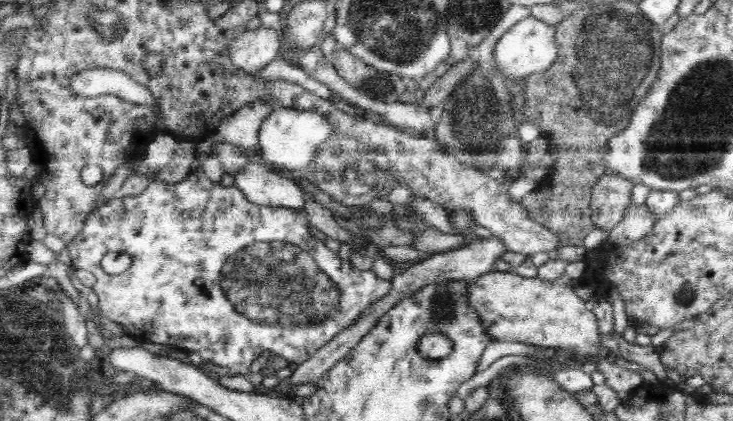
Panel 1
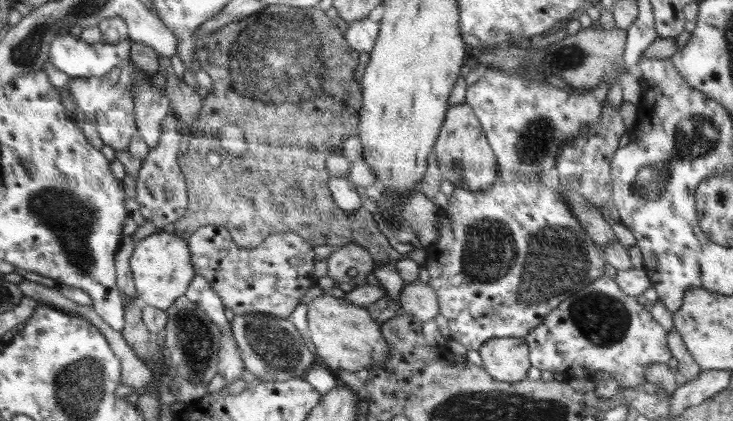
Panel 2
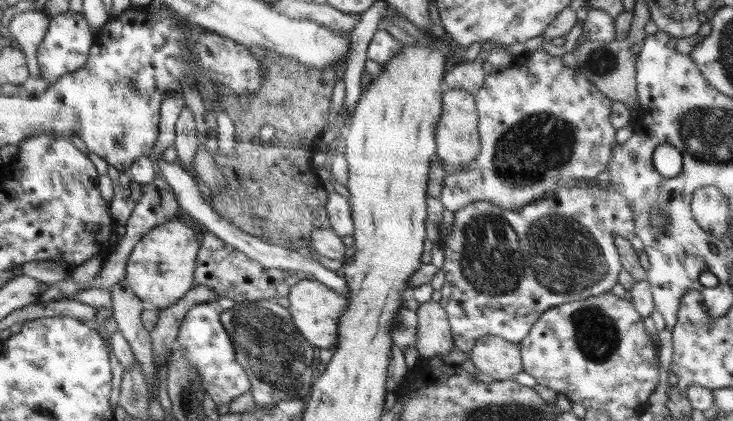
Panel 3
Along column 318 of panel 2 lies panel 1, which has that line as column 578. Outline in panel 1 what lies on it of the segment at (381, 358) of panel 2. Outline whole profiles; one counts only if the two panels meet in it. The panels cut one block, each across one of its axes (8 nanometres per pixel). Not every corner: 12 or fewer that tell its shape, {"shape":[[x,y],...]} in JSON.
{"shape":[[497,270],[468,283],[492,340],[609,356],[569,283]]}

